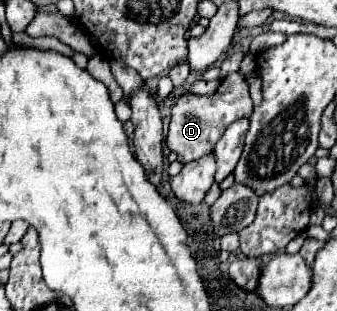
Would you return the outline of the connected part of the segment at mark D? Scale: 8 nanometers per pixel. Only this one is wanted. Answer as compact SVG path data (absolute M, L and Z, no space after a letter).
M233 72L221 80L219 88L211 96L197 96L197 94L183 94L171 112L171 124L167 134L169 150L177 152L179 162L187 164L191 160L199 160L201 156L209 154L217 140L223 136L227 126L239 118L251 116L253 102L249 98L249 84L241 72Z

